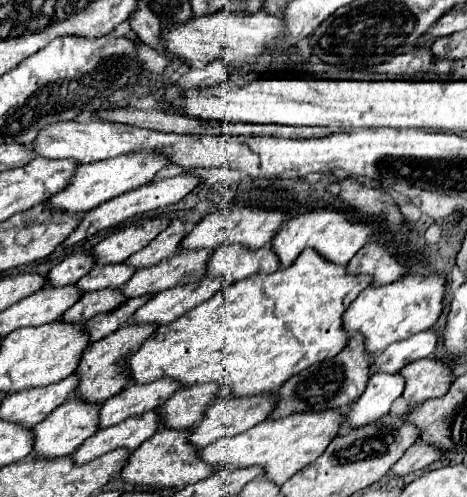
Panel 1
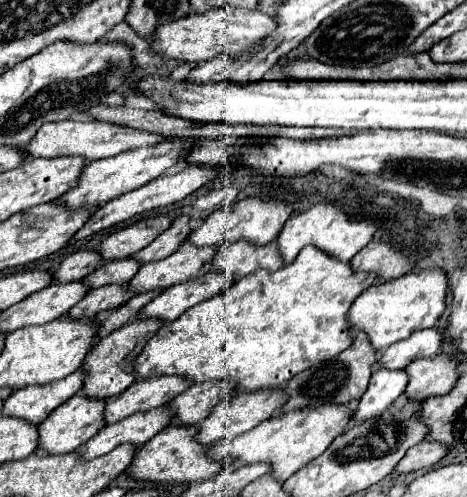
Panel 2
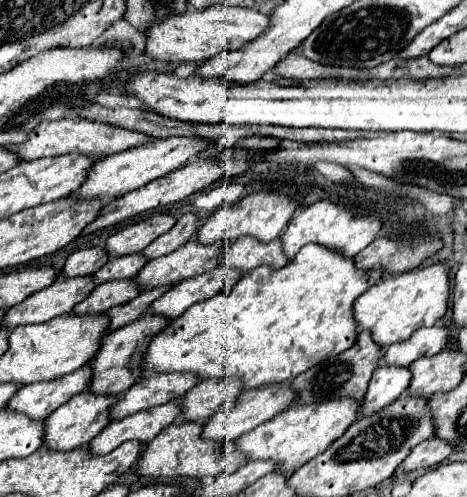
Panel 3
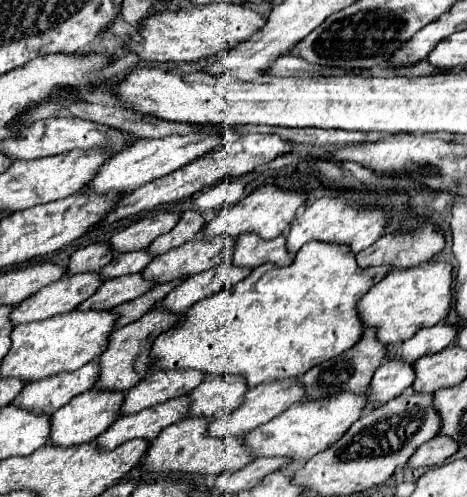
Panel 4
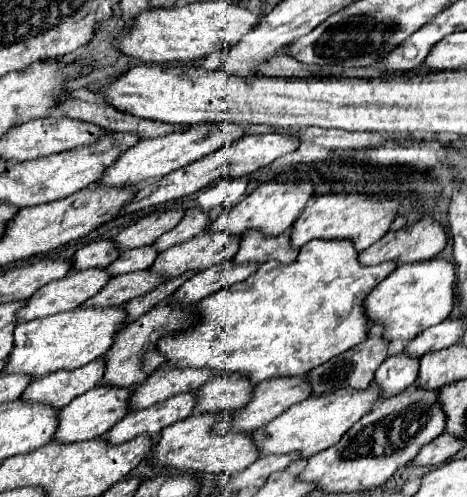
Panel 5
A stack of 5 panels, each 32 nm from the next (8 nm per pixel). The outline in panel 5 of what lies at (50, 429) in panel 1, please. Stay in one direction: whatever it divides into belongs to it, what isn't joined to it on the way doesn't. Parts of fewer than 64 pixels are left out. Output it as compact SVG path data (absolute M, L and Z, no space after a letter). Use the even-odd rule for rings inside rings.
M94 386L86 394L74 398L68 406L64 406L58 412L58 426L54 432L54 440L62 444L74 444L84 442L92 438L100 438L104 432L108 432L122 416L126 416L128 410L128 388L106 388L106 386Z

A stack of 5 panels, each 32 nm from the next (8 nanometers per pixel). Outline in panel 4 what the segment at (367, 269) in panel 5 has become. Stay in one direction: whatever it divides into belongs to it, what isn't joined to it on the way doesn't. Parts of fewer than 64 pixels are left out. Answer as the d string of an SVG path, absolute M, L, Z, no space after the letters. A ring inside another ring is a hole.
M304 244L294 262L276 268L274 264L262 264L254 268L244 280L226 288L210 298L204 298L182 314L178 324L170 332L160 334L152 348L152 370L200 370L208 376L240 374L246 378L248 388L262 382L288 380L304 374L306 370L350 350L360 340L360 320L356 314L356 302L384 276L386 266L358 268L354 254L346 246L336 244Z

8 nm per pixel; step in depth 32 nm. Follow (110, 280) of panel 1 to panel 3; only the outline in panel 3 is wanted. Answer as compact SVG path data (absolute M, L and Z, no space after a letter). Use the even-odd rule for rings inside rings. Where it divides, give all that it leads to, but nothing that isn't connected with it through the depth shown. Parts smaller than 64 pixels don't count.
M128 254L128 256L120 256L120 258L110 258L108 264L104 264L104 268L100 268L98 272L92 274L94 286L114 282L114 280L134 278L144 264L146 264L146 258L140 256L140 254Z

